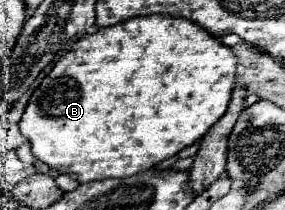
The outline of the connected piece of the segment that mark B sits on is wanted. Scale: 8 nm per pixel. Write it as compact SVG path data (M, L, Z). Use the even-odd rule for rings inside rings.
M137 16L111 28L99 28L95 34L87 34L81 40L77 40L73 48L53 66L49 76L41 82L39 94L31 96L27 110L19 122L19 128L21 134L31 142L31 152L35 158L39 158L49 168L61 174L73 176L77 182L93 182L101 178L127 178L135 176L137 172L153 168L155 164L175 156L183 148L197 142L225 114L233 86L235 86L235 54L231 52L231 48L223 46L217 38L213 38L209 32L201 30L197 24L189 20L169 16Z

